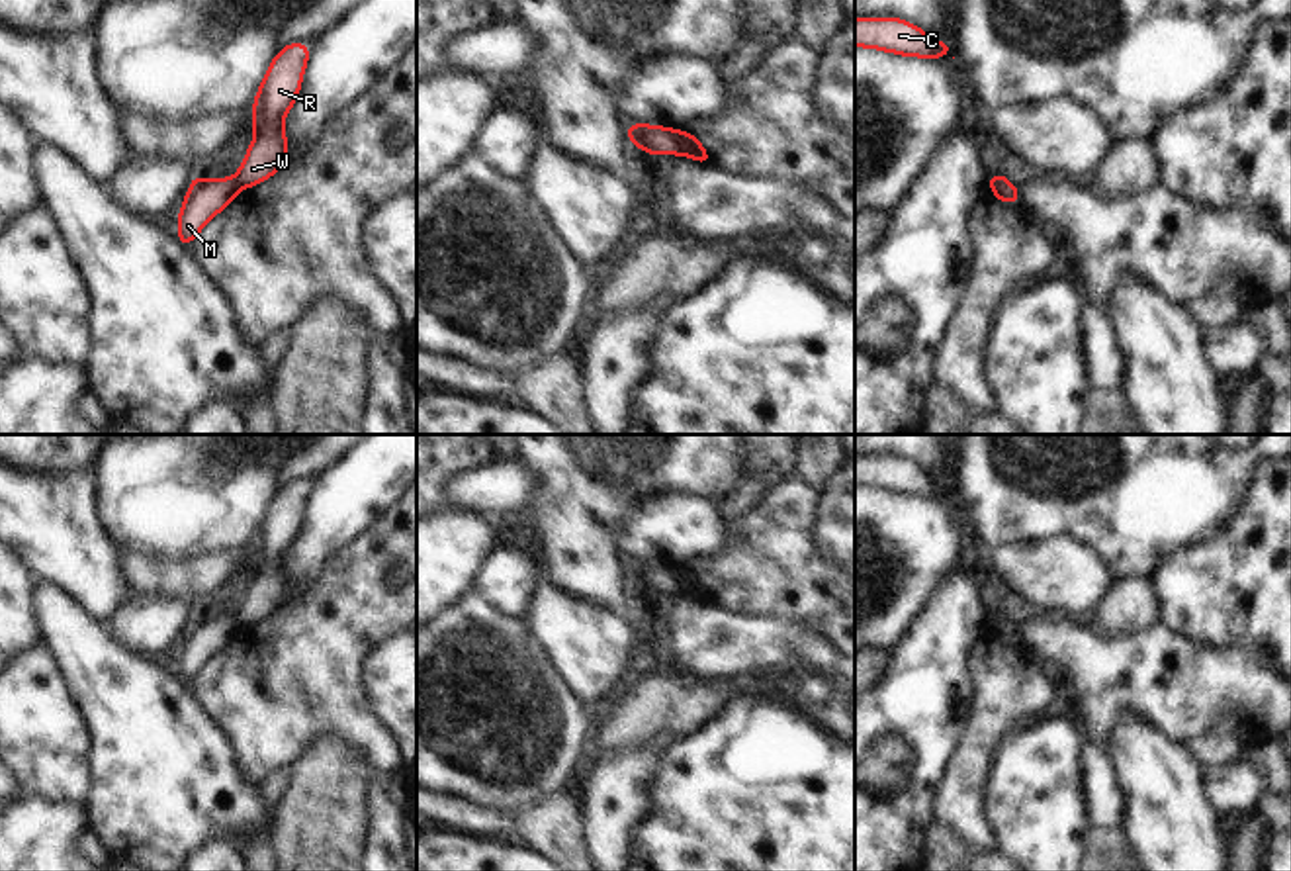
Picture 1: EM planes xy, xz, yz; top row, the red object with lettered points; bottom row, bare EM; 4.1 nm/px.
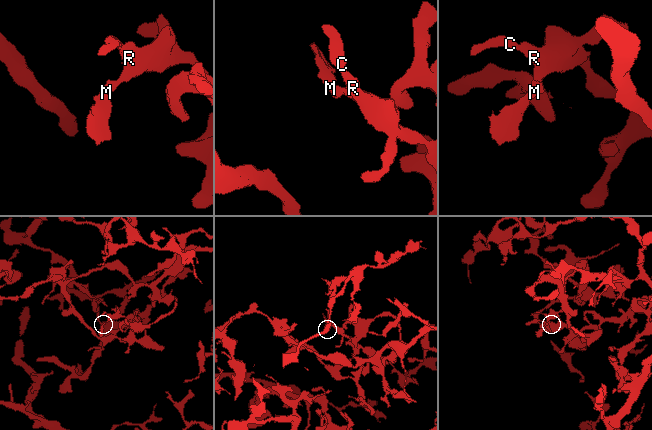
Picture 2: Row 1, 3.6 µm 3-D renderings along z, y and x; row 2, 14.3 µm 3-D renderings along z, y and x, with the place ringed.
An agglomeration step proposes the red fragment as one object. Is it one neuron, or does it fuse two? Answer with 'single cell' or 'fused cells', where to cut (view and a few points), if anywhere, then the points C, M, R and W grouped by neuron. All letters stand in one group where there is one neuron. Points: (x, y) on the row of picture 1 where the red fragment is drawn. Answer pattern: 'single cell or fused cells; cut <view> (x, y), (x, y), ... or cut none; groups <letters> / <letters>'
fused cells; cut xz (671, 130), (679, 153); groups C R W / M

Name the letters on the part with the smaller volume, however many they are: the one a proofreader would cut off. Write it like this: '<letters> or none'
M

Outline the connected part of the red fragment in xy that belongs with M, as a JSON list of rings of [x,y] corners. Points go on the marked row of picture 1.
[[[196,174],[178,215],[178,241],[184,247],[200,235],[203,225],[223,211],[237,196],[239,186],[235,178],[207,180]]]

